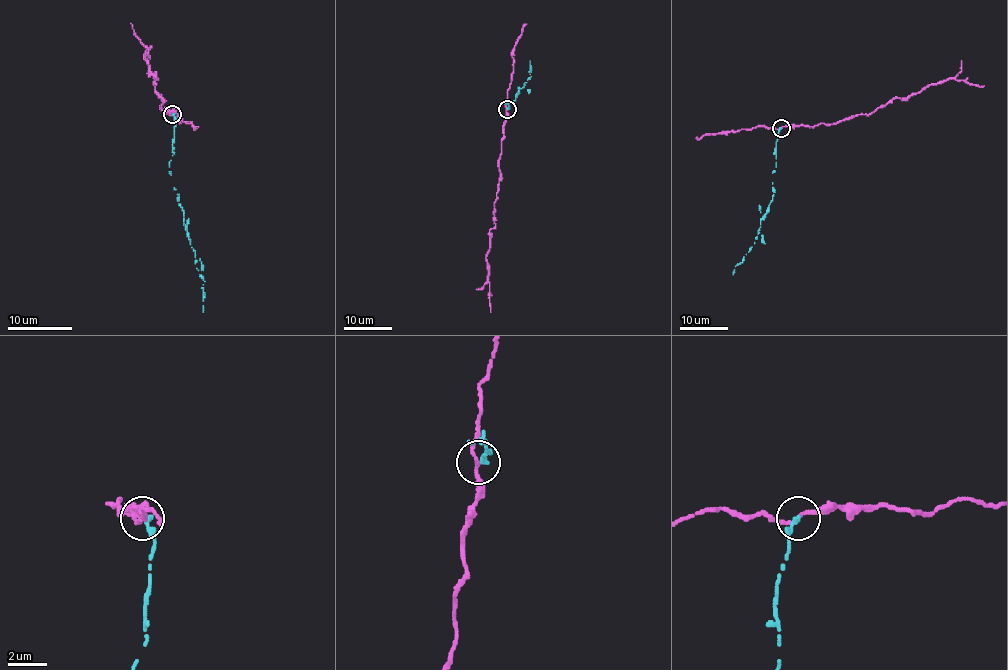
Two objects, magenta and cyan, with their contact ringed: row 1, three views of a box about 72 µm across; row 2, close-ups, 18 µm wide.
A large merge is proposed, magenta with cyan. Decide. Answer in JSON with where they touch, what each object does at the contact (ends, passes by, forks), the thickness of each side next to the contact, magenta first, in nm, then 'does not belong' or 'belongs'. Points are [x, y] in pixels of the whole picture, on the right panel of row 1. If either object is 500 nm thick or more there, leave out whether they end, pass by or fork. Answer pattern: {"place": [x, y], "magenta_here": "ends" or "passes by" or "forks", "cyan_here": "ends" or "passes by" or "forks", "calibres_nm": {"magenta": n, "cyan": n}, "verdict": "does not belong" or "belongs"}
{"place": [781, 128], "magenta_here": "passes by", "cyan_here": "ends", "calibres_nm": {"magenta": 200, "cyan": 280}, "verdict": "does not belong"}

